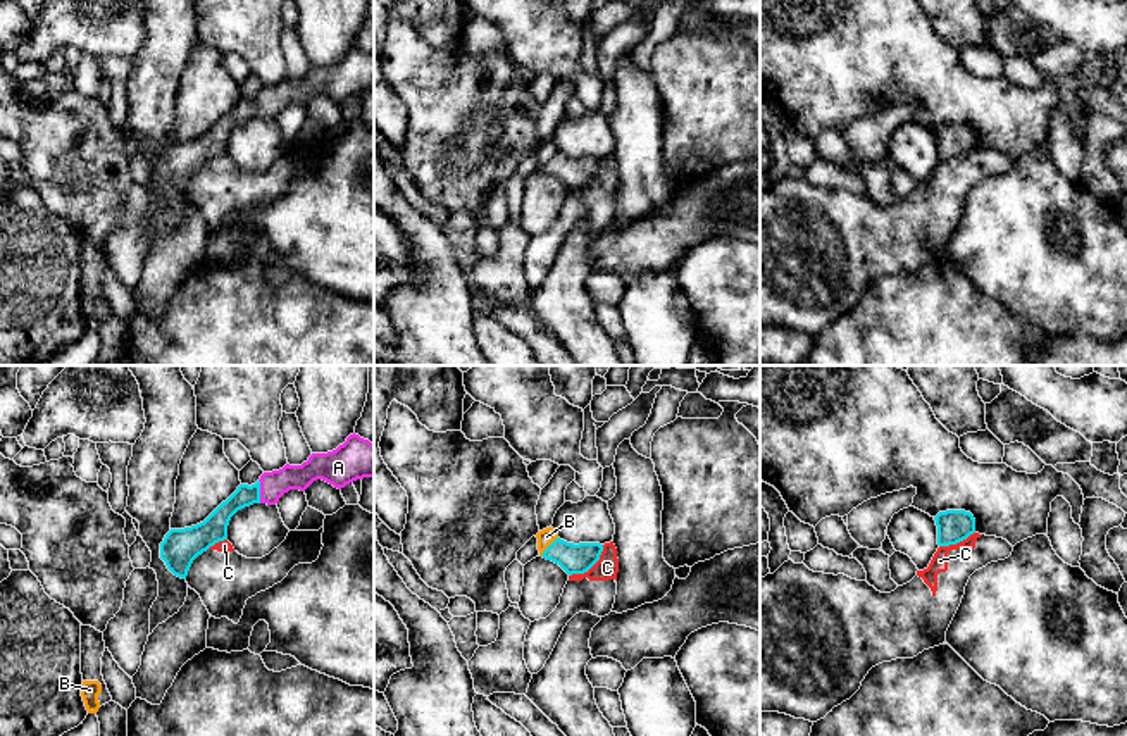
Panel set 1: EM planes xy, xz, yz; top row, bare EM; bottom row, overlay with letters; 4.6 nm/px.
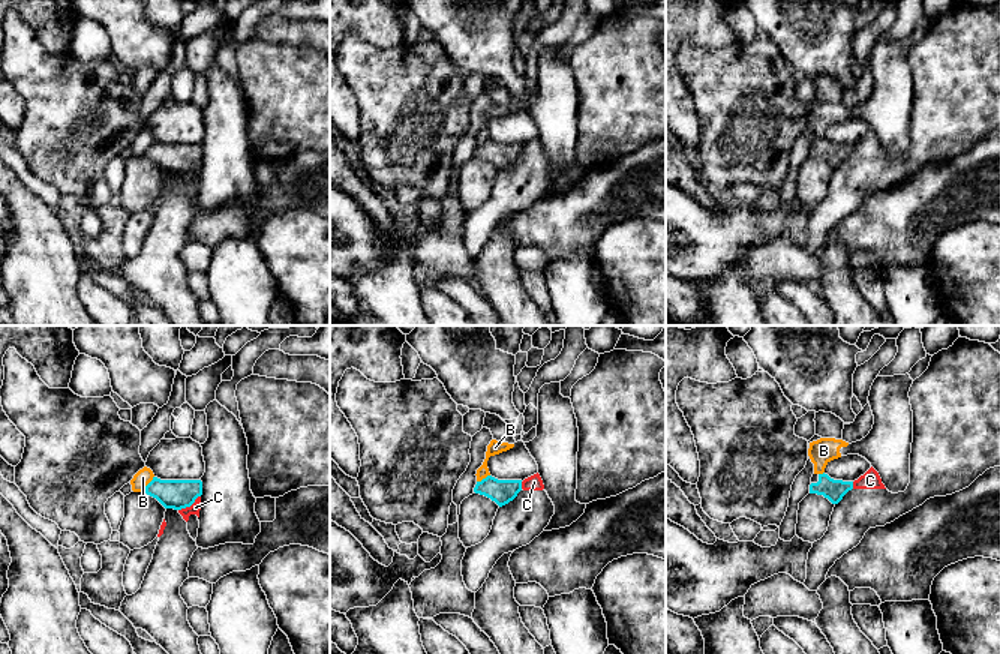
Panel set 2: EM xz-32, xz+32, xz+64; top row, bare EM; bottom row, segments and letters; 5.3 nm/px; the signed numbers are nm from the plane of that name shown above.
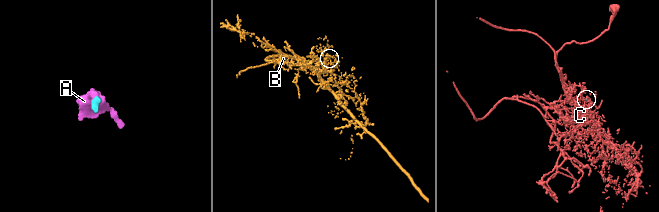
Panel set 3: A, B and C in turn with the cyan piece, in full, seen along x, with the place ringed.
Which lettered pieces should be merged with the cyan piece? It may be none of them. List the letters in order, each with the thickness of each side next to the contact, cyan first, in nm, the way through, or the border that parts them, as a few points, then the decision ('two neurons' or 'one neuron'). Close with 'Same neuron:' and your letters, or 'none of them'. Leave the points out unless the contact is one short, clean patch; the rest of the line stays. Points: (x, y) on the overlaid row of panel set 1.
A: 100/130 nm | one neuron
B: 140/80 nm | along xz (557, 536), (540, 555) | two neurons
C: 140/110 nm | along xz (603, 545), (598, 559), (586, 571), (569, 576) | two neurons
Same neuron: A

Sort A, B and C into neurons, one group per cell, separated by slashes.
A / B / C

